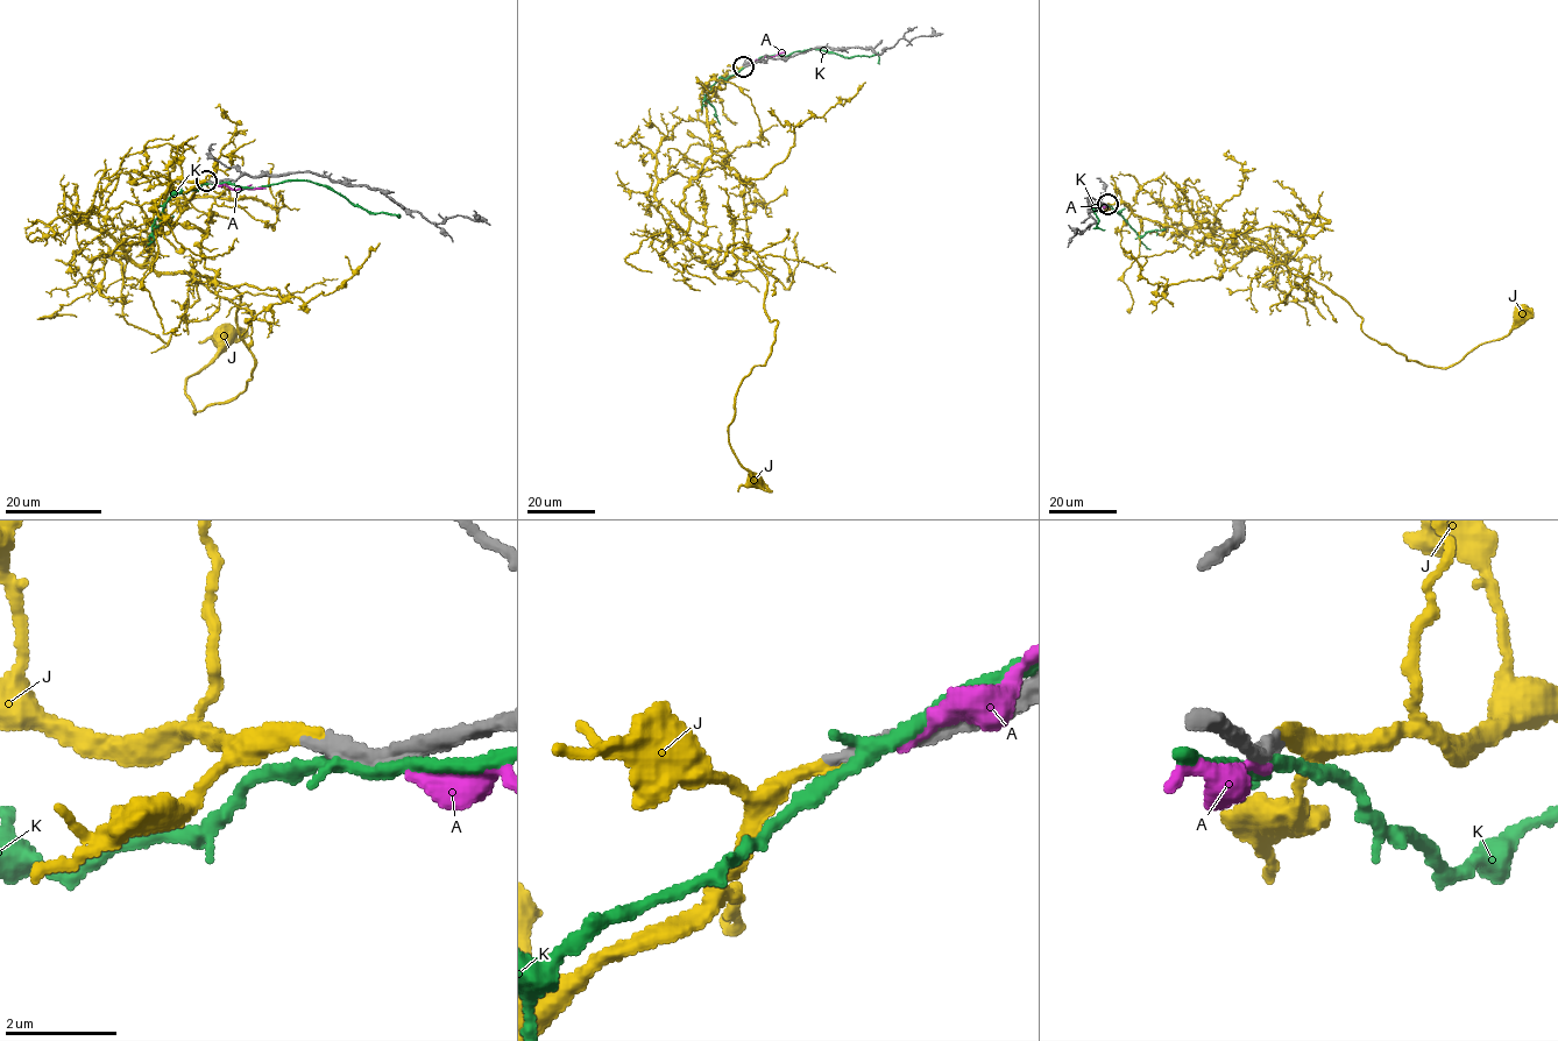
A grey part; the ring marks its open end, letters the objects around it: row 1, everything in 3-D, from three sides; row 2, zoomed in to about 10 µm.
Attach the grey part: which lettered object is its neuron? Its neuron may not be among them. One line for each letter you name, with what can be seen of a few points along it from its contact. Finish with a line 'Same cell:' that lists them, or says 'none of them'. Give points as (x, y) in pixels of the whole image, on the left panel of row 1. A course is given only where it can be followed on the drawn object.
J: course (207, 181), (176, 179), (162, 231), (118, 248), (240, 294), (252, 377), (193, 412), (185, 380), (219, 339)
Same cell: J

